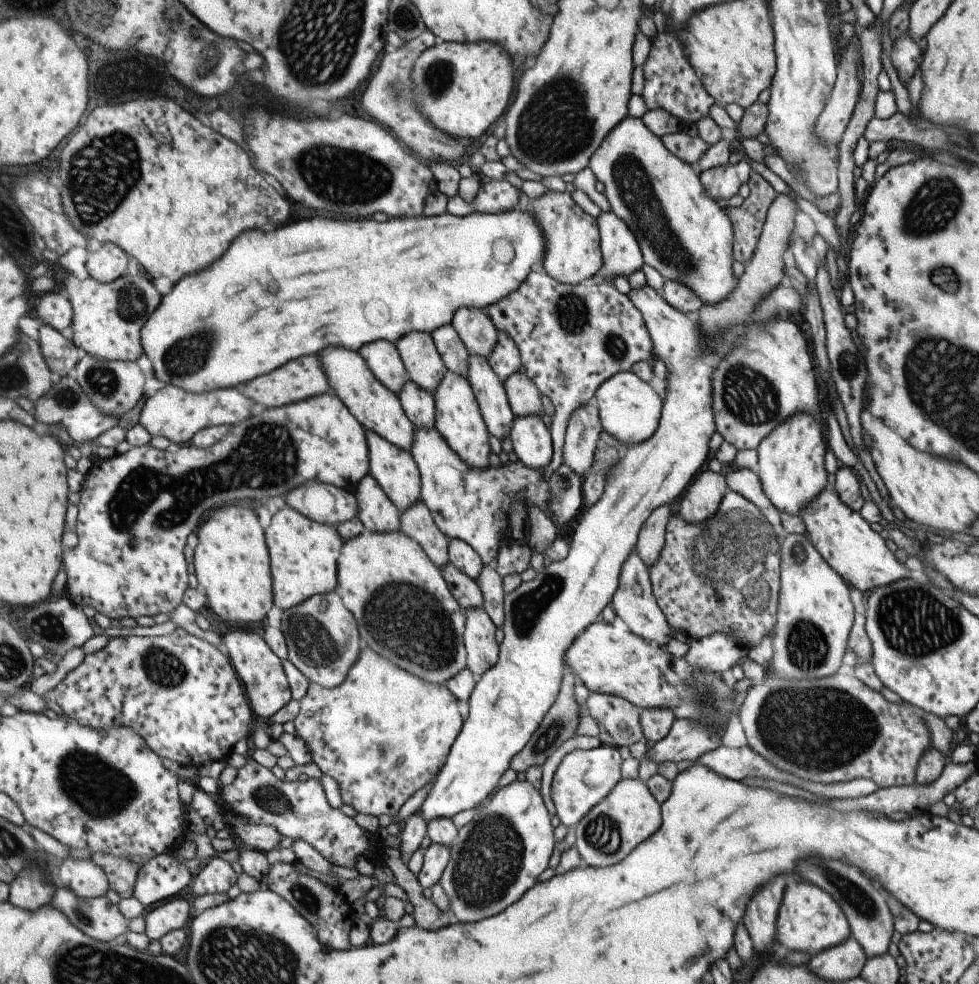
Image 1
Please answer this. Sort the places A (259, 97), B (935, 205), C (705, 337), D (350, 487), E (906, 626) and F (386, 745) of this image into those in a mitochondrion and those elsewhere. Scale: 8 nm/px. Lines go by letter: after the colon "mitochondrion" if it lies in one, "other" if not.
A: other
B: mitochondrion
C: other
D: other
E: mitochondrion
F: mitochondrion

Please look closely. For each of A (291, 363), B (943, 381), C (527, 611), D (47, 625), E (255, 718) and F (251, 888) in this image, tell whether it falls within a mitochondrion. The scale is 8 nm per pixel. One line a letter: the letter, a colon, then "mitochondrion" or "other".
A: other
B: mitochondrion
C: mitochondrion
D: mitochondrion
E: other
F: other

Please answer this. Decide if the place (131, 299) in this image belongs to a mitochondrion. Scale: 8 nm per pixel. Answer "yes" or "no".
yes

